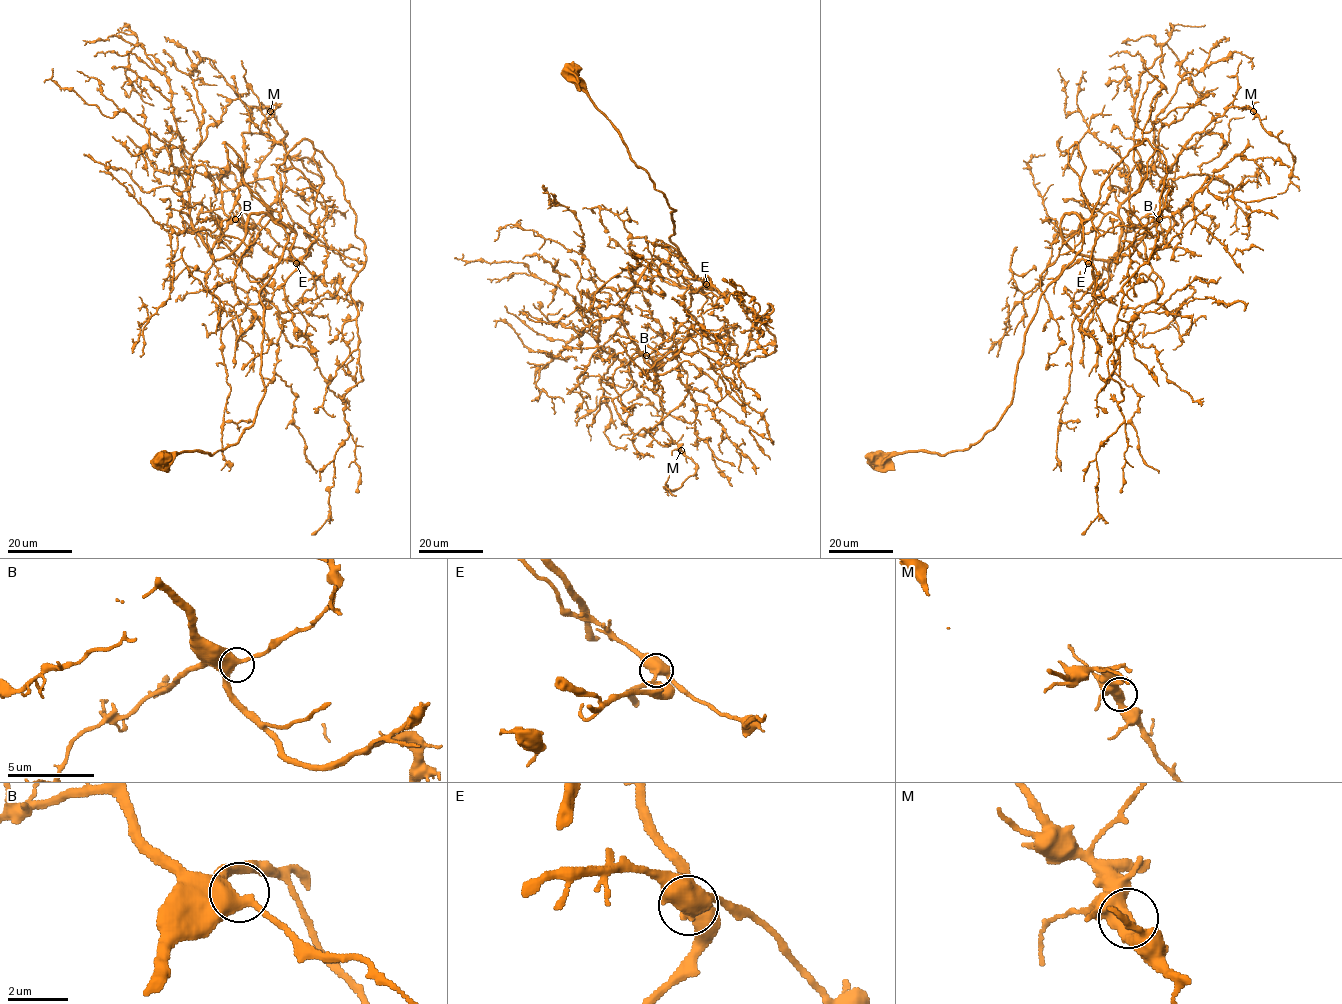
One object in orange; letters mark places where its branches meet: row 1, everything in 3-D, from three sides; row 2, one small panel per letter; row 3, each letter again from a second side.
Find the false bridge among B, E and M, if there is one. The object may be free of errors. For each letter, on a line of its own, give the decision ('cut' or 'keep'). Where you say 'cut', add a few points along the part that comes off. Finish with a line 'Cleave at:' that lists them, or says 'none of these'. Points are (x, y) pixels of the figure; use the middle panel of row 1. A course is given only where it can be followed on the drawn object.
B: keep
E: cut; course (706, 284), (692, 275), (671, 252), (679, 250)
M: keep
Cleave at: E

